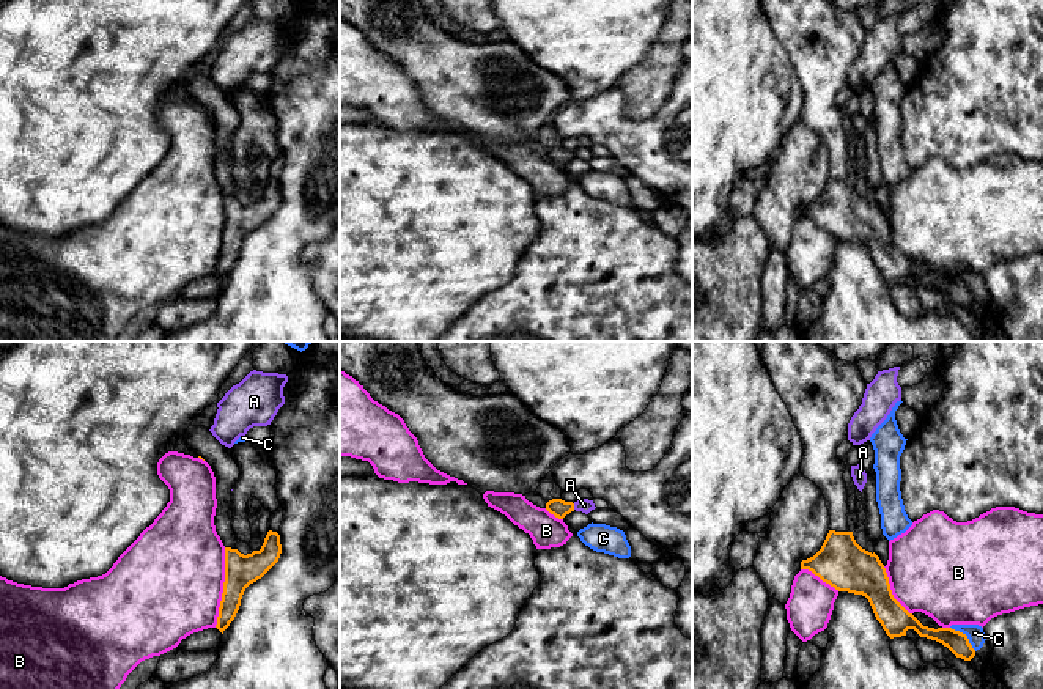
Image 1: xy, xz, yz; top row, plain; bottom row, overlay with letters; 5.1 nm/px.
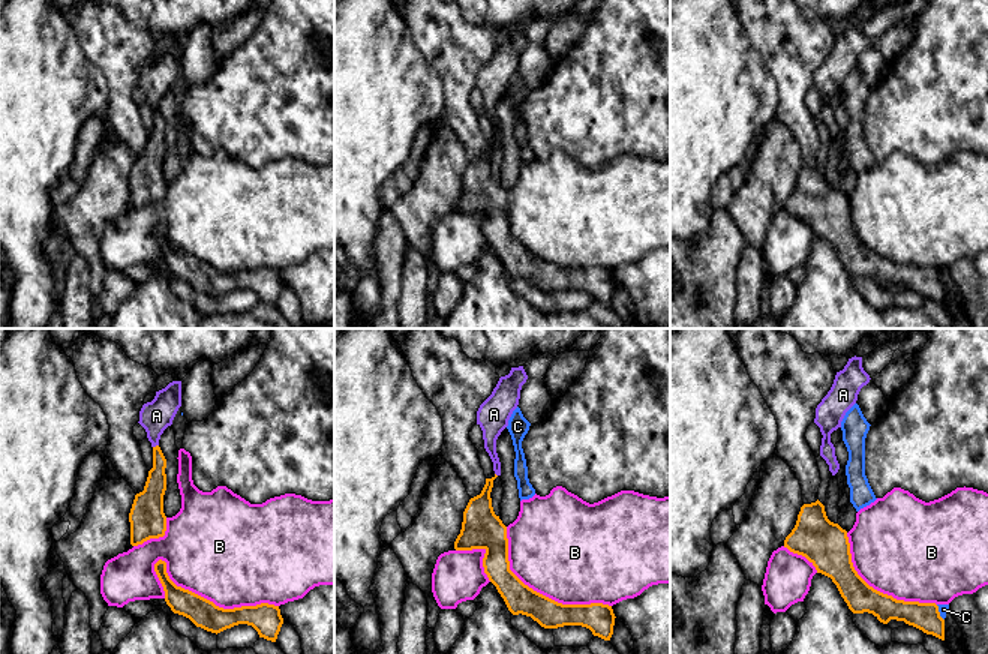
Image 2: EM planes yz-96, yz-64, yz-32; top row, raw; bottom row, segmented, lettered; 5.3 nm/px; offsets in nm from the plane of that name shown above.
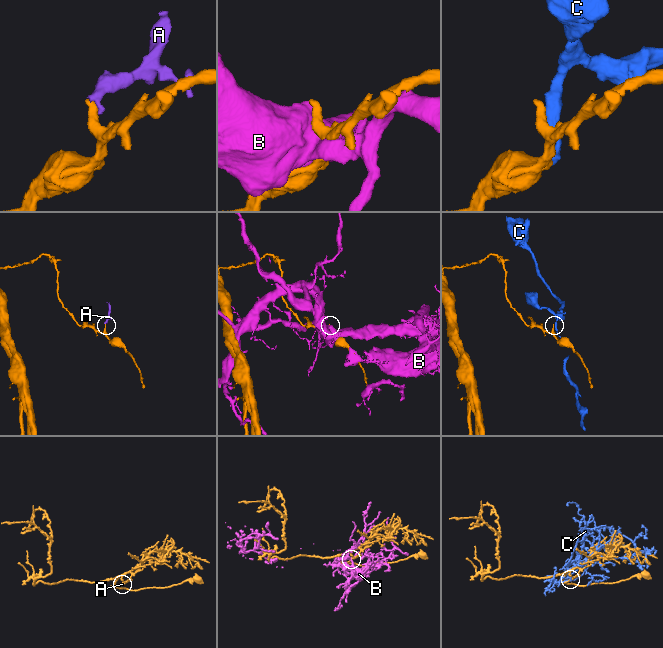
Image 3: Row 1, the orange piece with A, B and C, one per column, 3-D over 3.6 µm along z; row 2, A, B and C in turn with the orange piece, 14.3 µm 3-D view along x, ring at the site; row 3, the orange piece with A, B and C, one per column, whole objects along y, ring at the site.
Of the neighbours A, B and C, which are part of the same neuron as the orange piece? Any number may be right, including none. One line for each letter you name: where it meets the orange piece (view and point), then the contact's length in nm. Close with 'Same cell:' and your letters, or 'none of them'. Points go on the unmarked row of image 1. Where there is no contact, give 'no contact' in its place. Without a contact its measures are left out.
Same cell: none of them

